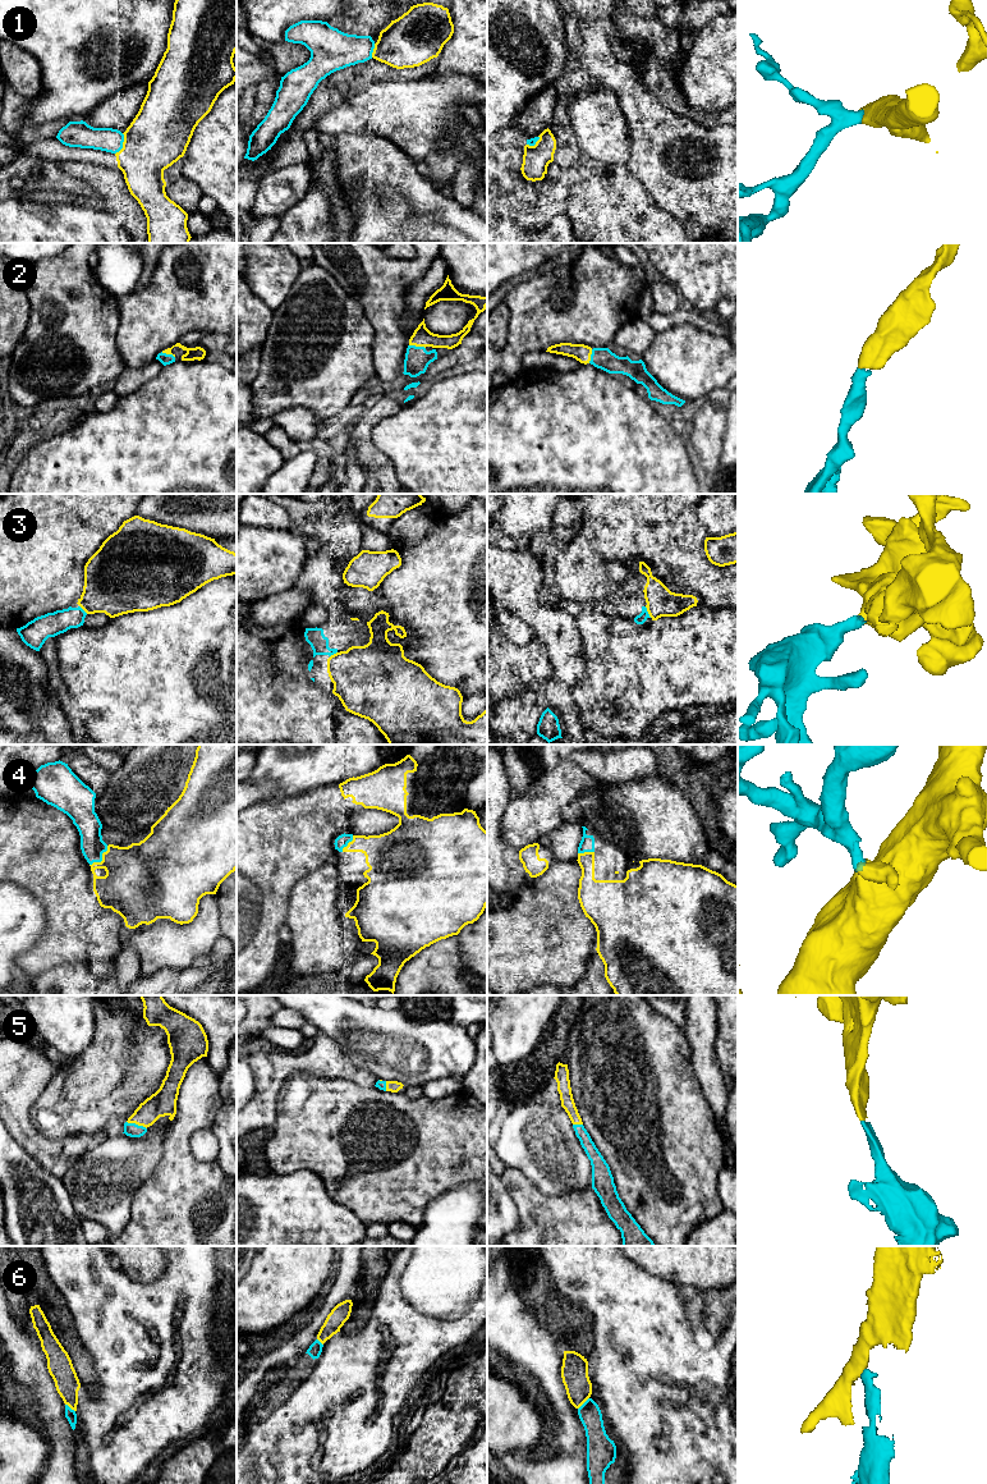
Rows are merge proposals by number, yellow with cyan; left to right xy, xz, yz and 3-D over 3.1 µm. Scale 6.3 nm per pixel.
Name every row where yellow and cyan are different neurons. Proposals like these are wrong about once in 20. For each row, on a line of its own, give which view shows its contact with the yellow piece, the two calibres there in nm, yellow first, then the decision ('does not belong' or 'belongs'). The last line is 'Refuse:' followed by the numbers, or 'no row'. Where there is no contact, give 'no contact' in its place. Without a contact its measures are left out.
1: meets yellow in xy; 380 nm thick on the yellow side, 150 nm on the other; belongs
2: meets yellow in xz; 120 nm thick on the yellow side, 160 nm on the other; belongs
3: meets yellow in yz; 180 nm thick on the yellow side, 60 nm on the other; belongs
4: meets yellow in xy; 400 nm thick on the yellow side, 150 nm on the other; belongs
5: meets yellow in xy; 160 nm thick on the yellow side, 90 nm on the other; belongs
6: meets yellow in yz; 180 nm thick on the yellow side, 140 nm on the other; belongs
Refuse: no row

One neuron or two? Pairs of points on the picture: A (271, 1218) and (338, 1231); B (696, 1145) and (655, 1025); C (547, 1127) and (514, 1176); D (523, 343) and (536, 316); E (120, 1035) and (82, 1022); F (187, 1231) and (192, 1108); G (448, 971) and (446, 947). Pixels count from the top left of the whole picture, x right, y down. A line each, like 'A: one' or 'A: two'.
A: one
B: one
C: two
D: one
E: two
F: one
G: one

